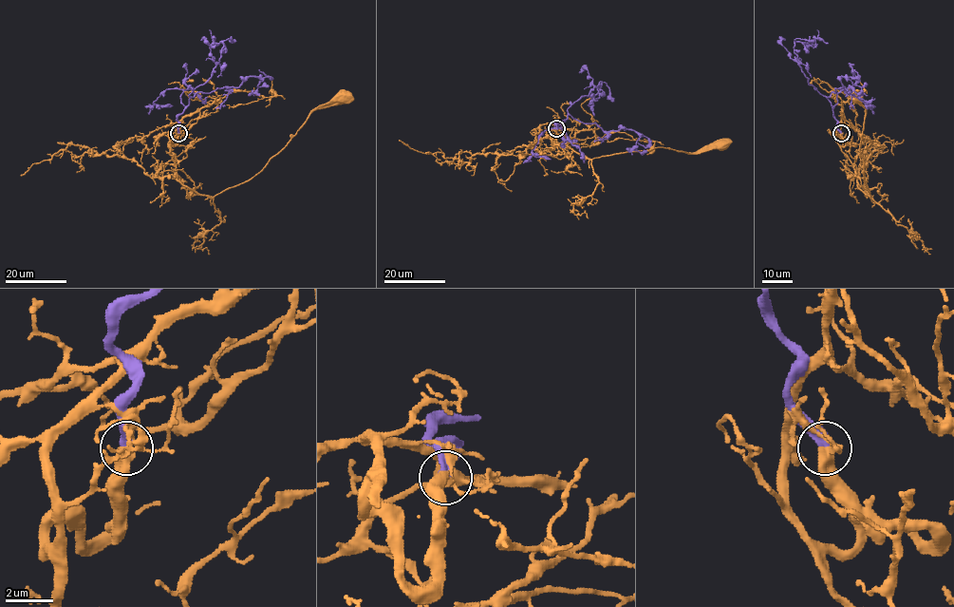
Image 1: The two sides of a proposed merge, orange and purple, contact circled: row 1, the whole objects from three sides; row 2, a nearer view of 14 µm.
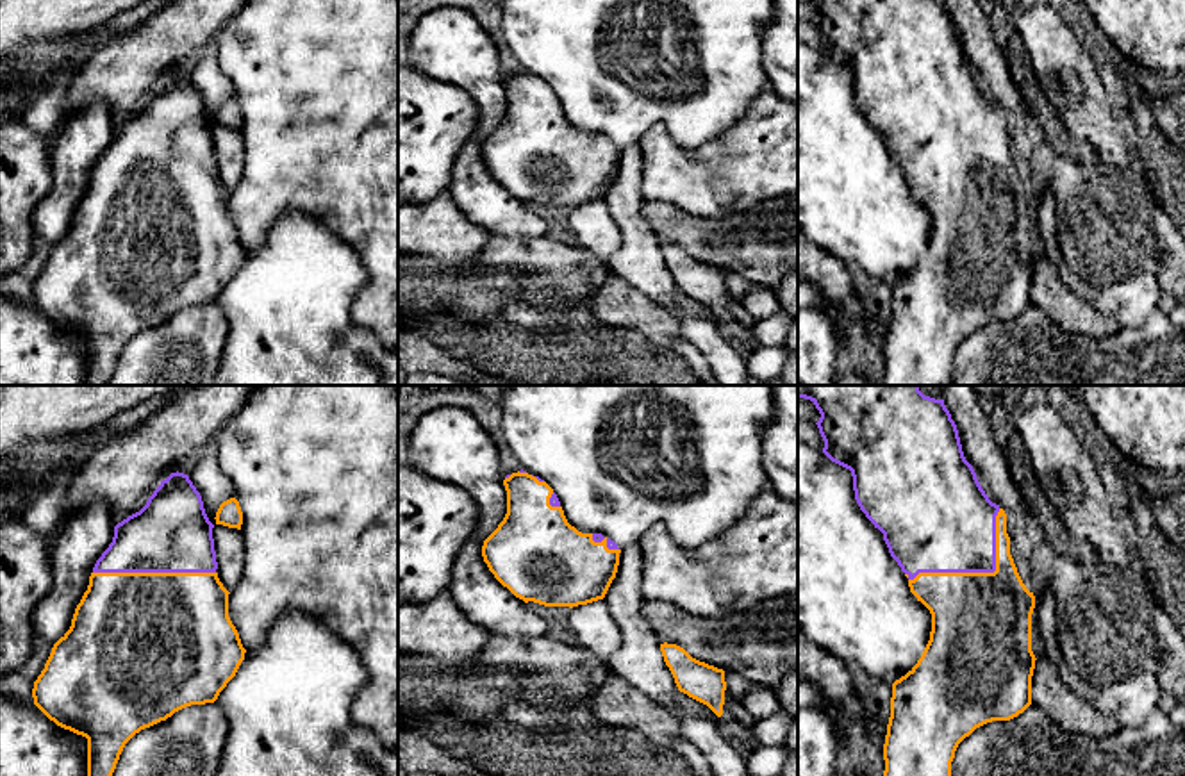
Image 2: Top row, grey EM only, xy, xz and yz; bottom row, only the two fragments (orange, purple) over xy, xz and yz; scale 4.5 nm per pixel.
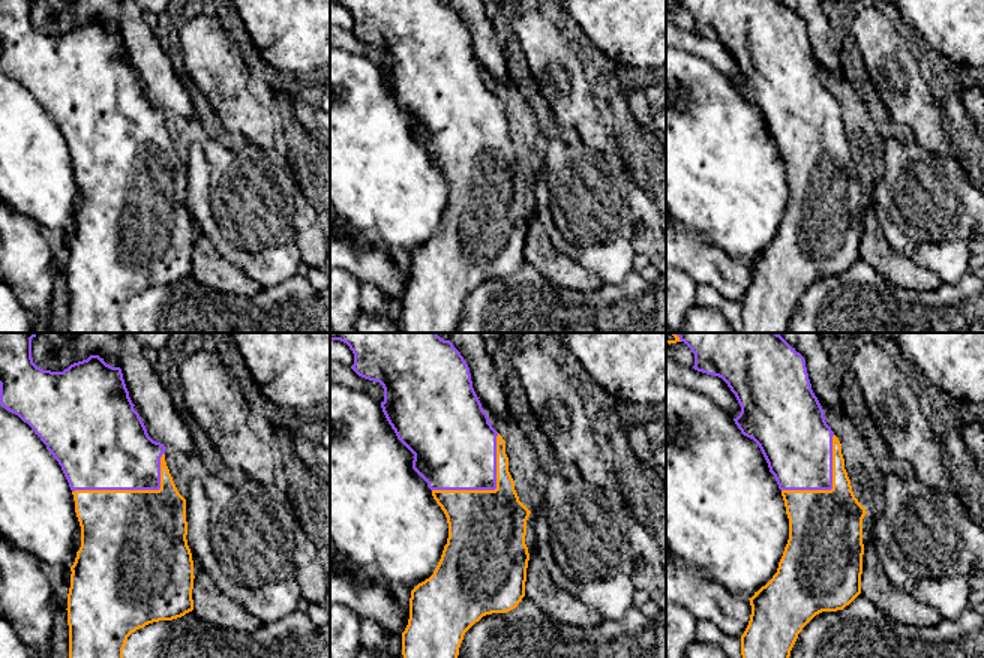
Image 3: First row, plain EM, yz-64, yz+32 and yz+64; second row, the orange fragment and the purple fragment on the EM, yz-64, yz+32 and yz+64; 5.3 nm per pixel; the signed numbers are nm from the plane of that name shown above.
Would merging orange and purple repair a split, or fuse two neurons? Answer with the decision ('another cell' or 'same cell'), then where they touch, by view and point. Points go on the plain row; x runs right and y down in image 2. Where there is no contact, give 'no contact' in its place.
same cell; contact yz (980, 173)

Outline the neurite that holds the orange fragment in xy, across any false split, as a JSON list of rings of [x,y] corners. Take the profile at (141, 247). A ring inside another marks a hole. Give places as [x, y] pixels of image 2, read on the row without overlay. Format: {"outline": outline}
{"outline": [[[177,71],[162,80],[139,112],[114,127],[112,143],[93,168],[70,230],[54,244],[34,282],[34,305],[57,326],[87,339],[86,385],[109,385],[125,344],[141,330],[186,307],[214,303],[244,260],[246,250],[228,218],[230,193],[216,173],[212,128],[187,75]]]}

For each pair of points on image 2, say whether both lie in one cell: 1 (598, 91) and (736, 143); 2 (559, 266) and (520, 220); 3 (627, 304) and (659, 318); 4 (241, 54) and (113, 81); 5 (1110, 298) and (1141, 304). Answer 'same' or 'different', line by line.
1: different
2: different
3: same
4: different
5: same

